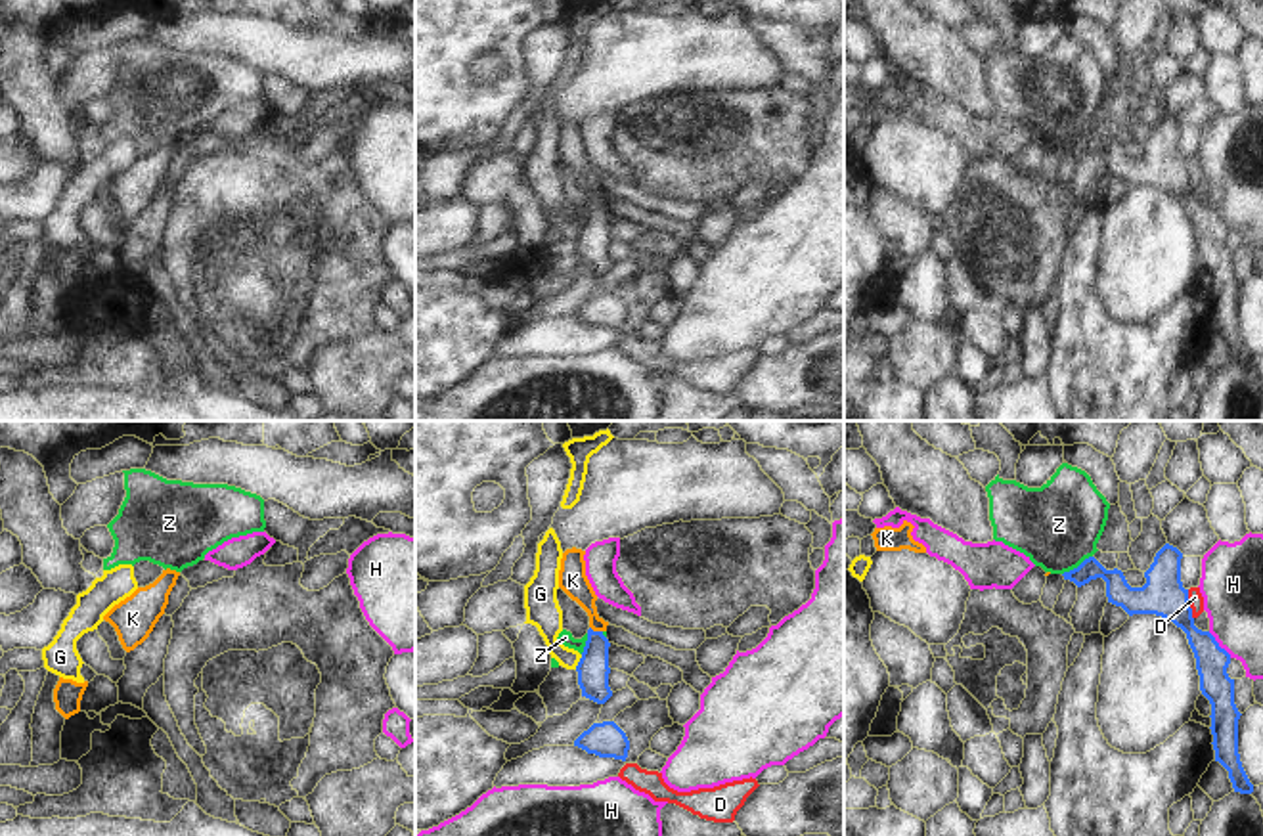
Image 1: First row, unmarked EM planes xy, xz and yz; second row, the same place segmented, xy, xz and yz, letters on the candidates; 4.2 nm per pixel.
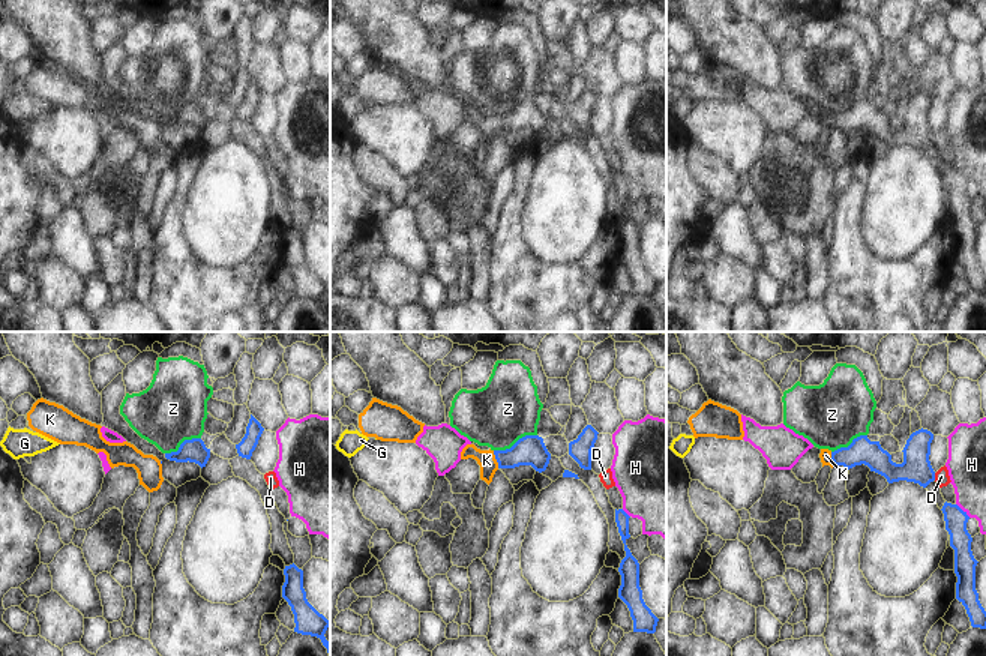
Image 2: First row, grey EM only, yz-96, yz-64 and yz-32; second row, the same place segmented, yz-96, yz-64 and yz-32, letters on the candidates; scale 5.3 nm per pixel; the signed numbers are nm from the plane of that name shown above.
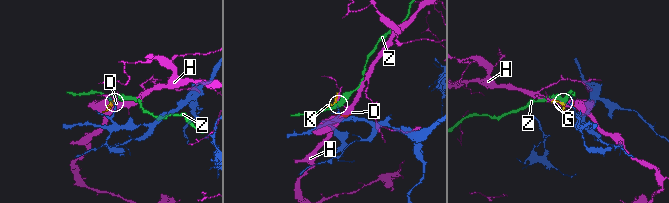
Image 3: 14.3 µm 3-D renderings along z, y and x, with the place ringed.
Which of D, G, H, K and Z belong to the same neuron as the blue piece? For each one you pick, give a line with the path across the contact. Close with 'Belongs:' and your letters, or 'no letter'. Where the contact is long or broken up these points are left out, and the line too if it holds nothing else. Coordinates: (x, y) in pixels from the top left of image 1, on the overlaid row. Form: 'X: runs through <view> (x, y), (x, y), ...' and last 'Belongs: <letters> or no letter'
K: runs through xz (594, 670), (596, 632), (592, 609), (573, 580)
Belongs: K

